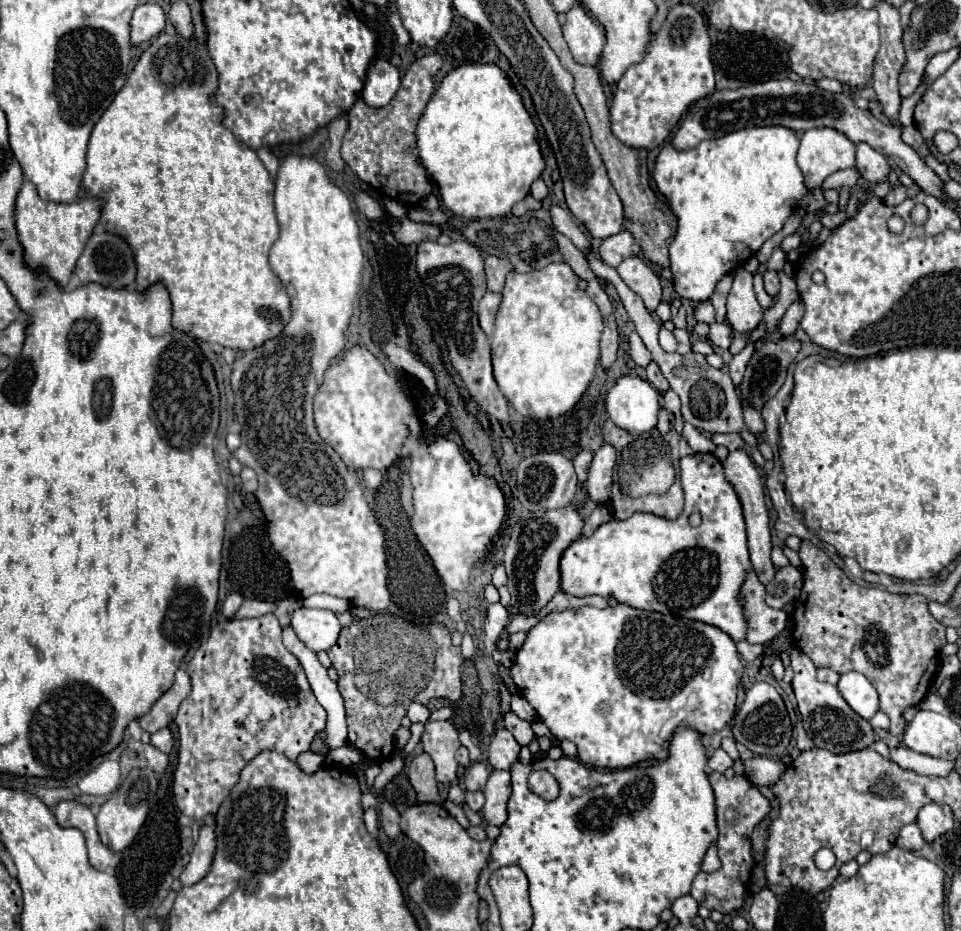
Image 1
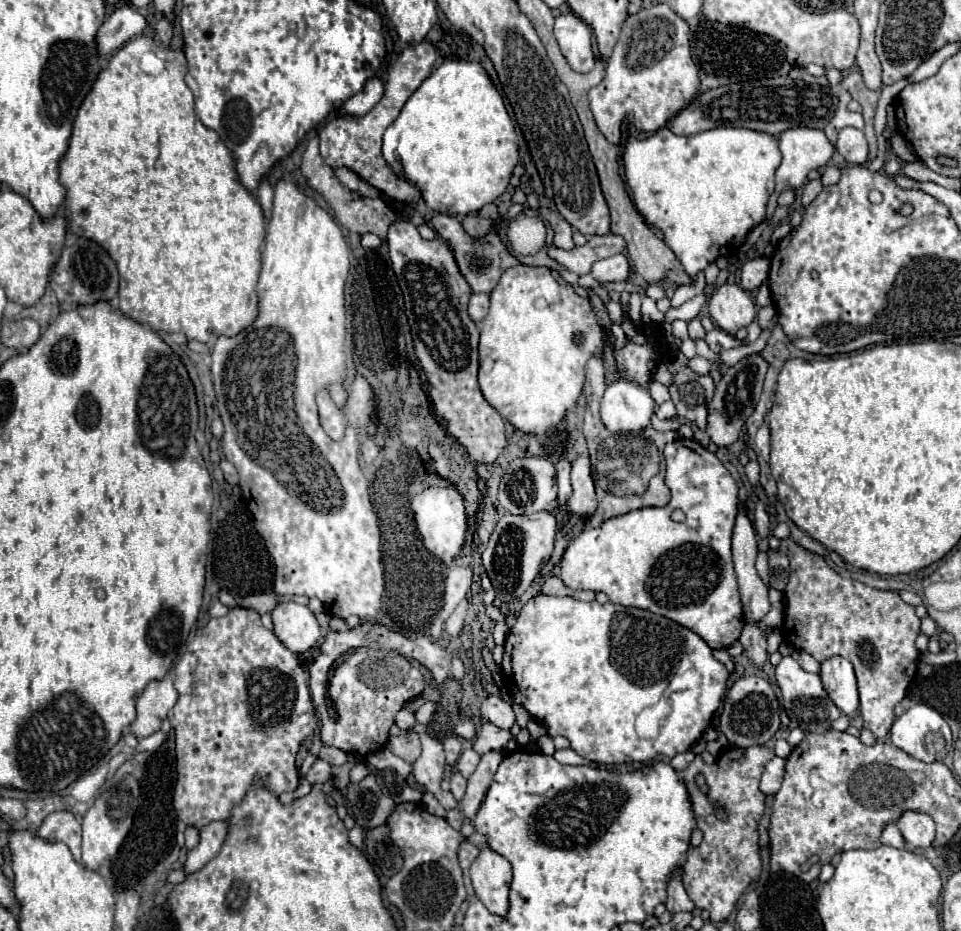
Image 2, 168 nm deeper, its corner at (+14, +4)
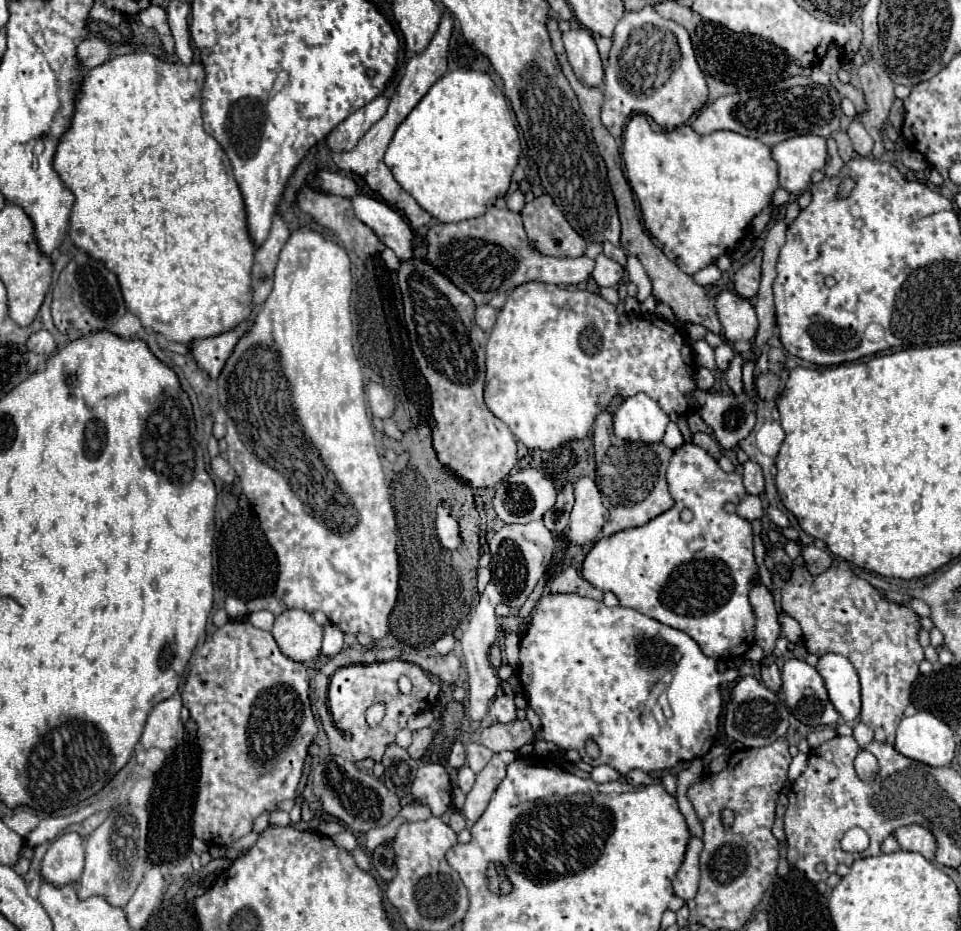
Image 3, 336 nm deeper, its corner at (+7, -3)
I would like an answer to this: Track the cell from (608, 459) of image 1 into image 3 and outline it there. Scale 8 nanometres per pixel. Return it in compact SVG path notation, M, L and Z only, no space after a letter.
M581 477L575 483L575 505L570 513L566 540L577 547L593 543L603 529L607 515L609 513L601 503L601 493L595 481L589 477Z

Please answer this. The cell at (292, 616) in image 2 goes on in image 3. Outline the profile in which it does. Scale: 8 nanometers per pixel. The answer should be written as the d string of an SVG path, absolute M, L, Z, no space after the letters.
M289 609L277 615L271 635L275 637L281 653L293 661L307 663L321 653L323 627L319 627L307 611Z

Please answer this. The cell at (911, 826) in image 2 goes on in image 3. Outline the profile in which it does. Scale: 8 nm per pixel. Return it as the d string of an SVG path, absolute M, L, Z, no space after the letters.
M907 825L907 827L897 829L893 835L899 841L903 851L917 851L917 853L925 855L925 859L929 859L929 861L935 859L935 837L925 827Z

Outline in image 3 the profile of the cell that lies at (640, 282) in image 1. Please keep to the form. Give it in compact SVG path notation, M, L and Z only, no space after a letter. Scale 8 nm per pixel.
M597 255L595 259L595 269L593 269L593 279L597 281L599 287L617 287L619 281L623 279L625 275L625 269L615 263L613 259L609 259L607 255Z

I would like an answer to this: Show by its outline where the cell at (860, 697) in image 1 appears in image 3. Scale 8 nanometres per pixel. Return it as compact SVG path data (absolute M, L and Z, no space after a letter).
M827 653L819 657L815 669L823 677L829 699L835 705L837 713L849 723L857 721L861 713L859 677L849 659L845 659L839 653Z

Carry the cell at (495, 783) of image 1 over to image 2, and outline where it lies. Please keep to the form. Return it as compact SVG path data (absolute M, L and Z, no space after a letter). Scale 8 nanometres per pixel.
M488 752L486 756L482 756L476 772L468 778L468 788L466 788L466 794L462 798L462 812L470 820L474 820L474 816L478 814L480 804L482 804L482 800L492 784L494 772L496 772L502 758L504 758L502 752Z

